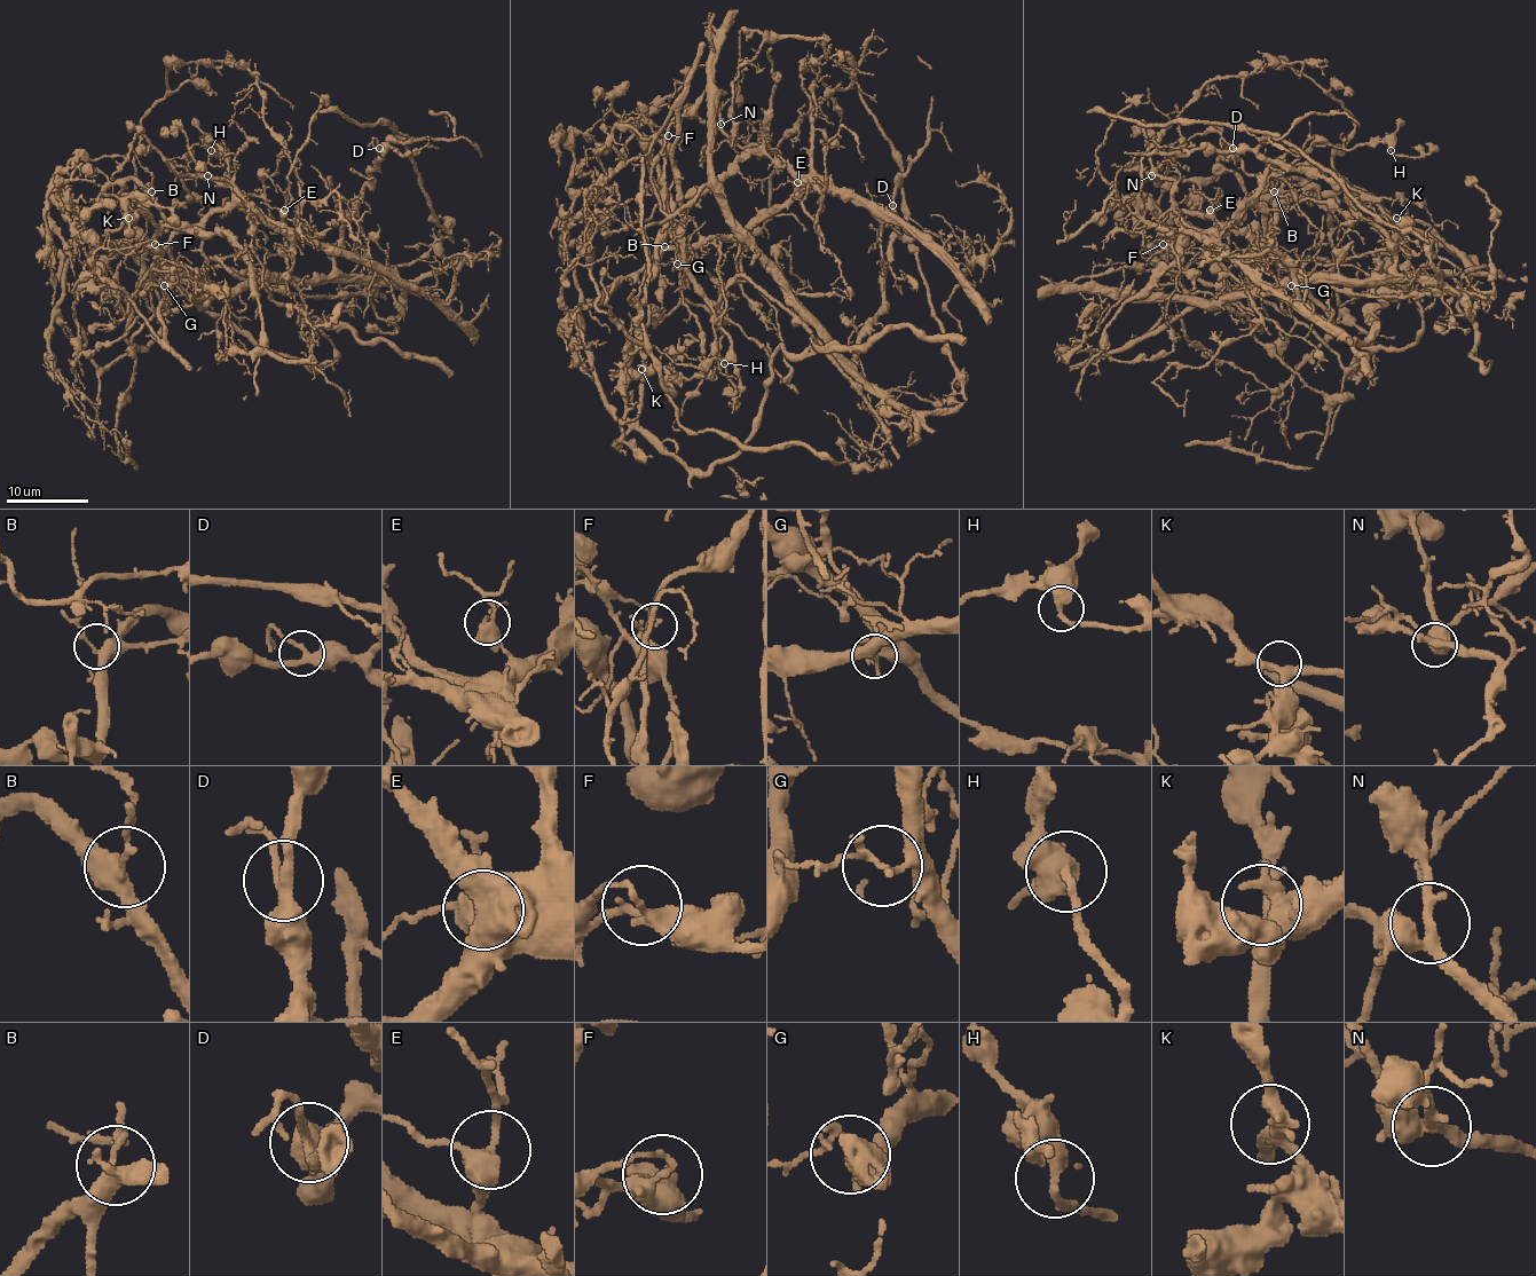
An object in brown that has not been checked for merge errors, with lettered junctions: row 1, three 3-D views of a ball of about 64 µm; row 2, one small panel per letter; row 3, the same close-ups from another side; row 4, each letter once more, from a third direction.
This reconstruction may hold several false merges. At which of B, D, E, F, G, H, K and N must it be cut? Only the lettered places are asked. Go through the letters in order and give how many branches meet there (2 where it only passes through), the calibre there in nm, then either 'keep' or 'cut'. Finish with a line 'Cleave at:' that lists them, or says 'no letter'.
B: 3 branches meet; 300 nm thick; keep
D: 3 branches meet; 320 nm thick; keep
E: 3 branches meet; 400 nm thick; keep
F: 2 branches meet; 260 nm thick; cut
G: 3 branches meet; 150 nm thick; cut
H: 2 branches meet; 380 nm thick; keep
K: 3 branches meet; 300 nm thick; keep
N: 3 branches meet; 280 nm thick; keep
Cleave at: F, G

